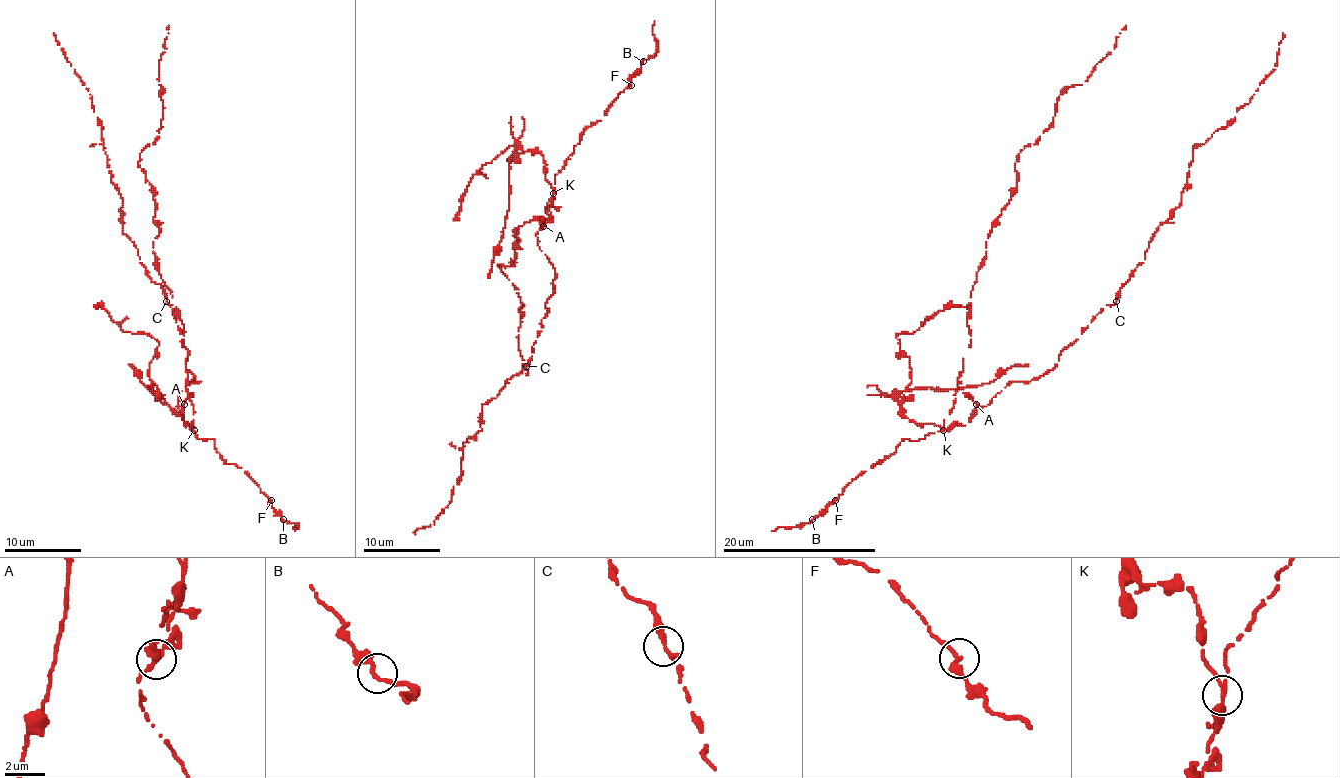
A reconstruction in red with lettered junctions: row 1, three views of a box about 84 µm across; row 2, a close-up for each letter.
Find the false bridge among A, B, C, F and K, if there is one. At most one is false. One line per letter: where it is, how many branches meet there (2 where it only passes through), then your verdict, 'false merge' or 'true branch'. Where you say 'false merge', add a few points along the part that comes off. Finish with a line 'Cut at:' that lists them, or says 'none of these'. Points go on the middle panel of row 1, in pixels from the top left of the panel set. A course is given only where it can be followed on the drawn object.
A: place (543, 226); branches 3; true branch
B: place (643, 61); branches 2; true branch
C: place (526, 366); branches 2; true branch
F: place (631, 85); branches 2; true branch
K: place (553, 193); branches 3; false merge; course (553, 193), (543, 220), (513, 235), (513, 264), (497, 264), (518, 289), (528, 375)
Cut at: K

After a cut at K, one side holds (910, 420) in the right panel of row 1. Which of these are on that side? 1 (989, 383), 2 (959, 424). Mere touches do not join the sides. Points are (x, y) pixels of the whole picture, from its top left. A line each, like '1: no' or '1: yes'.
1: yes
2: no

